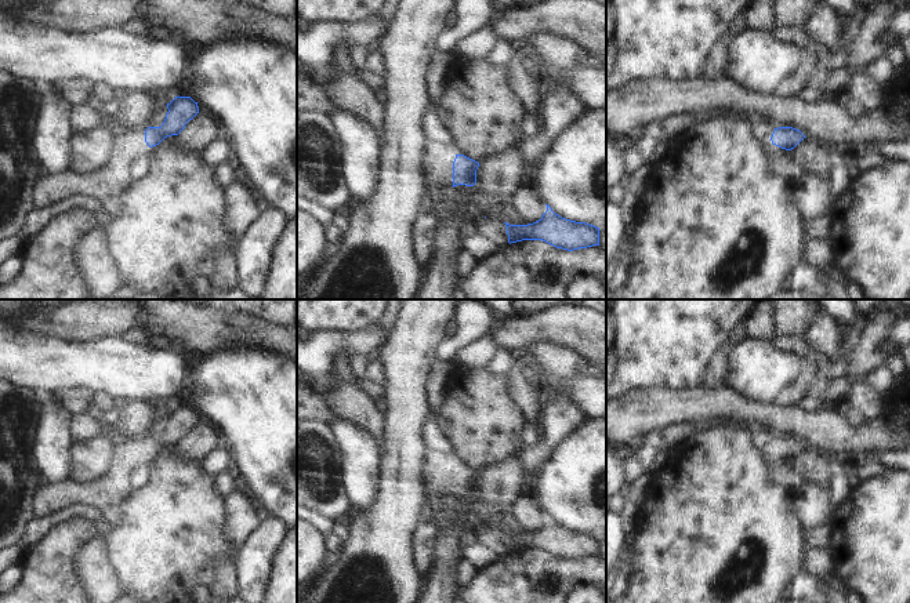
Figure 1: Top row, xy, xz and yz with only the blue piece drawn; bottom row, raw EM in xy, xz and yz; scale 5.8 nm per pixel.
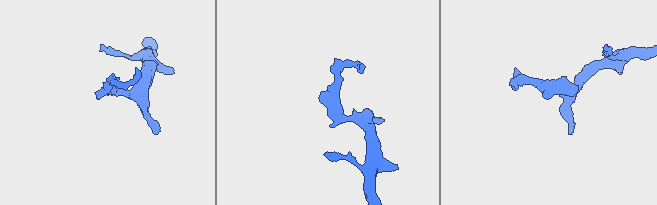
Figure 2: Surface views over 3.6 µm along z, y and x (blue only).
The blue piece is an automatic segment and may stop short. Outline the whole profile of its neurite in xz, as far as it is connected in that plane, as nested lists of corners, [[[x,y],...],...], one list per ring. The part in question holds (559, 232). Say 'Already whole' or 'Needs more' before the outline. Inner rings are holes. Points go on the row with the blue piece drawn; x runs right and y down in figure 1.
Already whole. [[[548,204],[545,206],[547,211],[533,224],[510,225],[504,222],[510,244],[522,240],[543,240],[568,251],[599,246],[599,228],[562,218]]]

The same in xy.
Needs more. [[[175,97],[167,103],[167,115],[160,127],[128,128],[116,135],[110,160],[91,174],[70,168],[61,174],[44,171],[36,185],[36,207],[46,207],[72,193],[87,193],[93,197],[122,196],[130,184],[130,161],[138,156],[151,156],[152,146],[164,138],[178,135],[185,124],[199,113],[197,102],[191,97]]]

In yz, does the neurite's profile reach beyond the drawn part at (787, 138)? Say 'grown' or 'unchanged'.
grown

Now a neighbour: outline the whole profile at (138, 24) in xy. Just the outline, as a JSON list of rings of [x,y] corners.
[[[134,15],[123,23],[123,29],[134,34],[145,34],[148,29],[148,18],[145,15]]]

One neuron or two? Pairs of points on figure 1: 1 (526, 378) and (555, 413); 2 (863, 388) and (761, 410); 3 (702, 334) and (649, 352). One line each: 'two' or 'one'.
1: two
2: two
3: one

